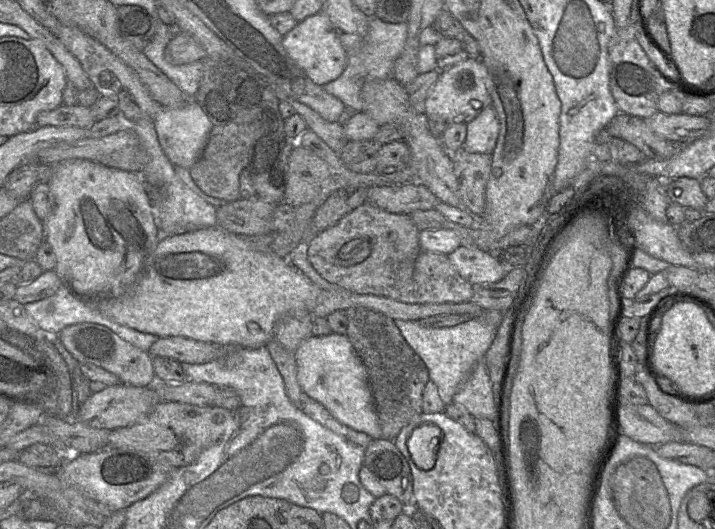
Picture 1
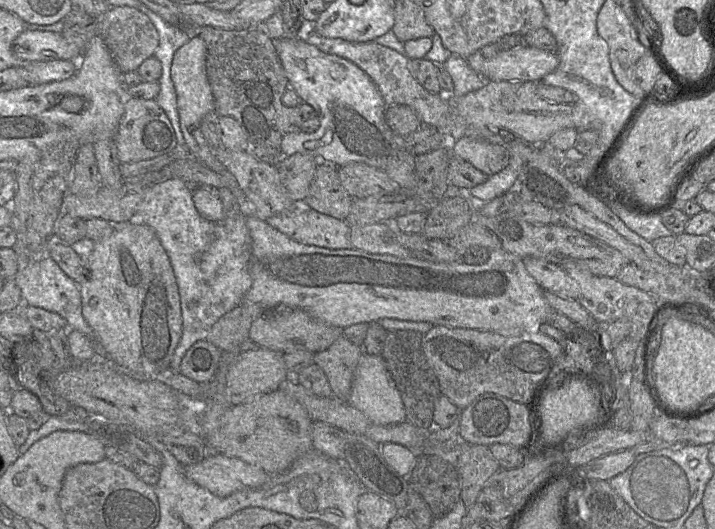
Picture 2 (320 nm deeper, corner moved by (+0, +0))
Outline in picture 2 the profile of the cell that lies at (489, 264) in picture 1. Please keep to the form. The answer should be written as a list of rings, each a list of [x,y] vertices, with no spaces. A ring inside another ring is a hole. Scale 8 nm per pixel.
[[[527,257],[523,259],[527,272],[545,291],[569,300],[579,298],[579,285],[563,268],[544,259]]]

